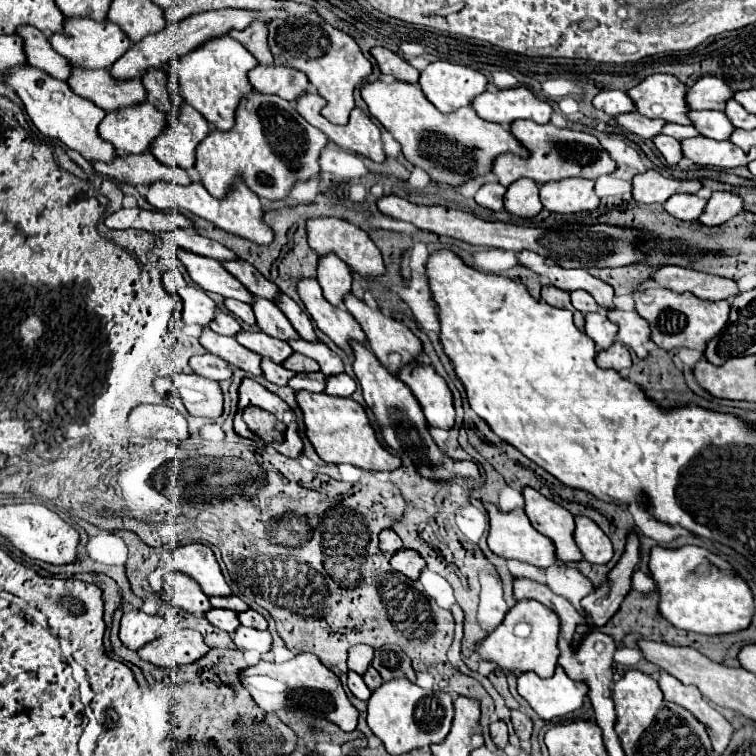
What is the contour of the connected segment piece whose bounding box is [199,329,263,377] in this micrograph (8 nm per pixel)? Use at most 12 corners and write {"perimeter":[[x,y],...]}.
{"perimeter":[[205,329],[199,341],[209,353],[255,377],[261,357],[235,337]]}

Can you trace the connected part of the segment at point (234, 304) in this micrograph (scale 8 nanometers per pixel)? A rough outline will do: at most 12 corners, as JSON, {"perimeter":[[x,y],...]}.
{"perimeter":[[225,299],[227,311],[247,325],[255,325],[251,305]]}

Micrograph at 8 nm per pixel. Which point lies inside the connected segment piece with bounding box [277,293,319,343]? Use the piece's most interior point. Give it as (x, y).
(299, 320)

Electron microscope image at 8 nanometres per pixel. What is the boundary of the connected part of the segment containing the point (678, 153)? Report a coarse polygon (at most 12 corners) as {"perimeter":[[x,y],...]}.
{"perimeter":[[659,135],[653,139],[669,165],[683,159],[681,141]]}

